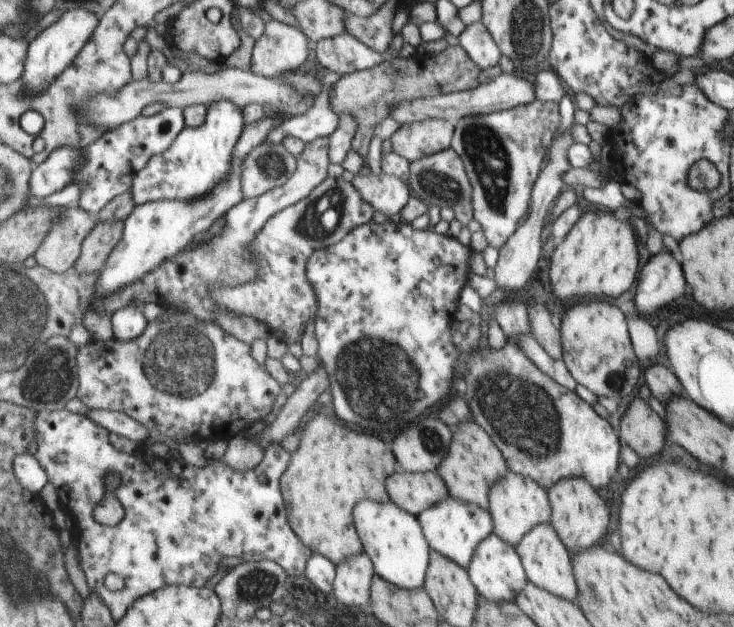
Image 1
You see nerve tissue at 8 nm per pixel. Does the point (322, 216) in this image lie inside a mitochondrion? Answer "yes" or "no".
yes

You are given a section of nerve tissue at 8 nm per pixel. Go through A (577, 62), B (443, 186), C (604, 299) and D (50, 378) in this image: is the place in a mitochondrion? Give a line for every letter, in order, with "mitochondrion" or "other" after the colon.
A: other
B: mitochondrion
C: other
D: mitochondrion

